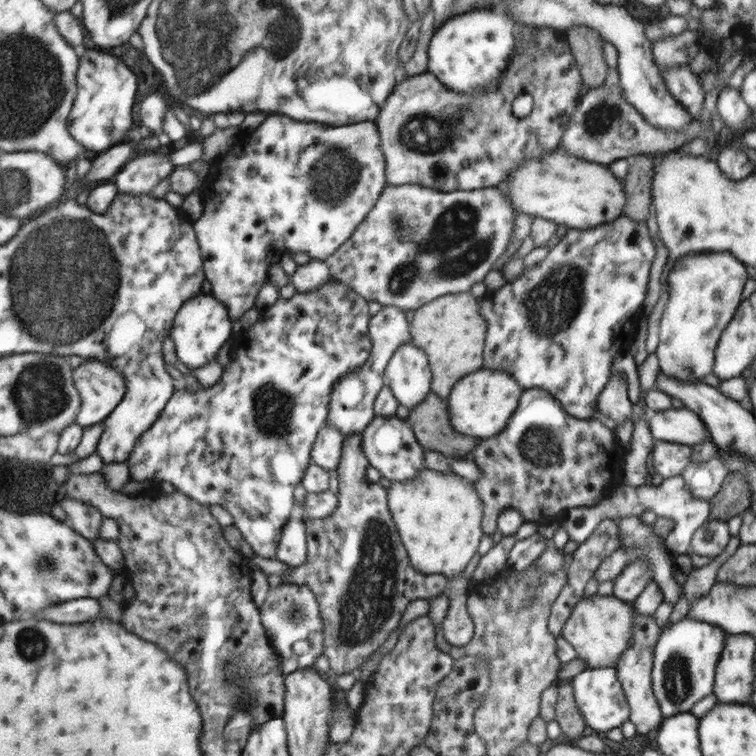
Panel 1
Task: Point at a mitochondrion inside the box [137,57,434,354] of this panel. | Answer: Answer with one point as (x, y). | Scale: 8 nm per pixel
(334, 179)

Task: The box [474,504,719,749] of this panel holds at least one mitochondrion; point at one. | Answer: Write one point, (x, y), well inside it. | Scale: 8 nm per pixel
(677, 678)

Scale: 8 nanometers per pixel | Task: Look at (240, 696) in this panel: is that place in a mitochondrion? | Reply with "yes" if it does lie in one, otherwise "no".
yes

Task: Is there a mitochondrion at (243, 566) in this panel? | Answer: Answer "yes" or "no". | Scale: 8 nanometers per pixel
no

